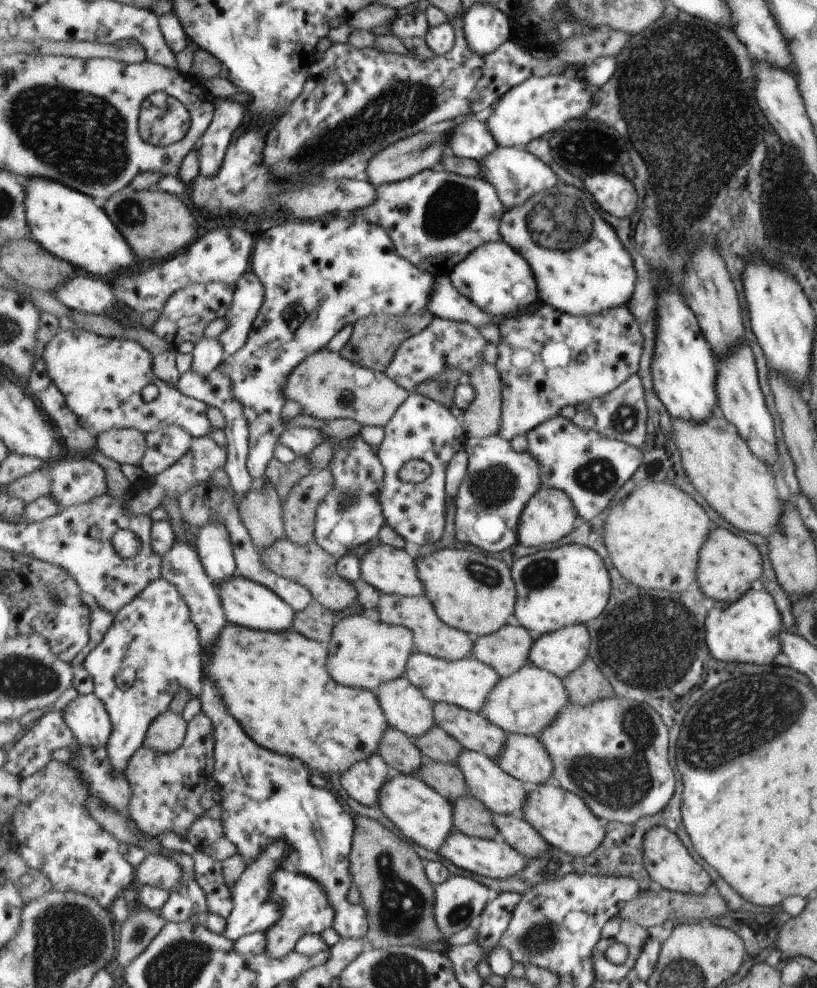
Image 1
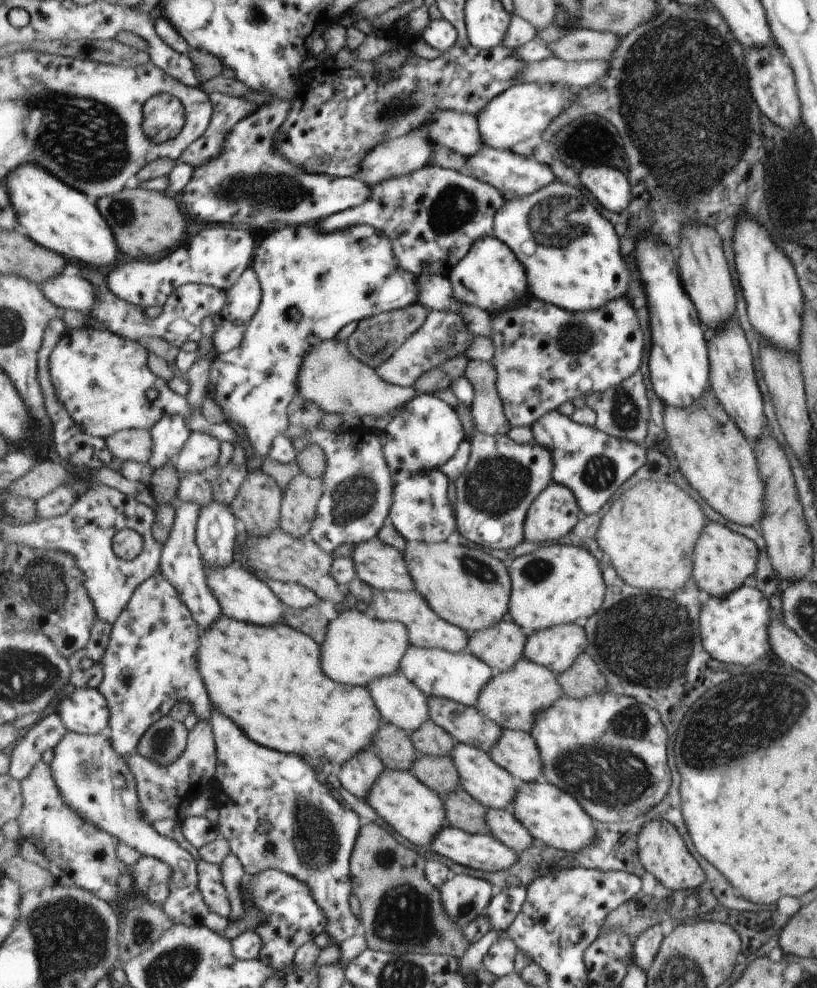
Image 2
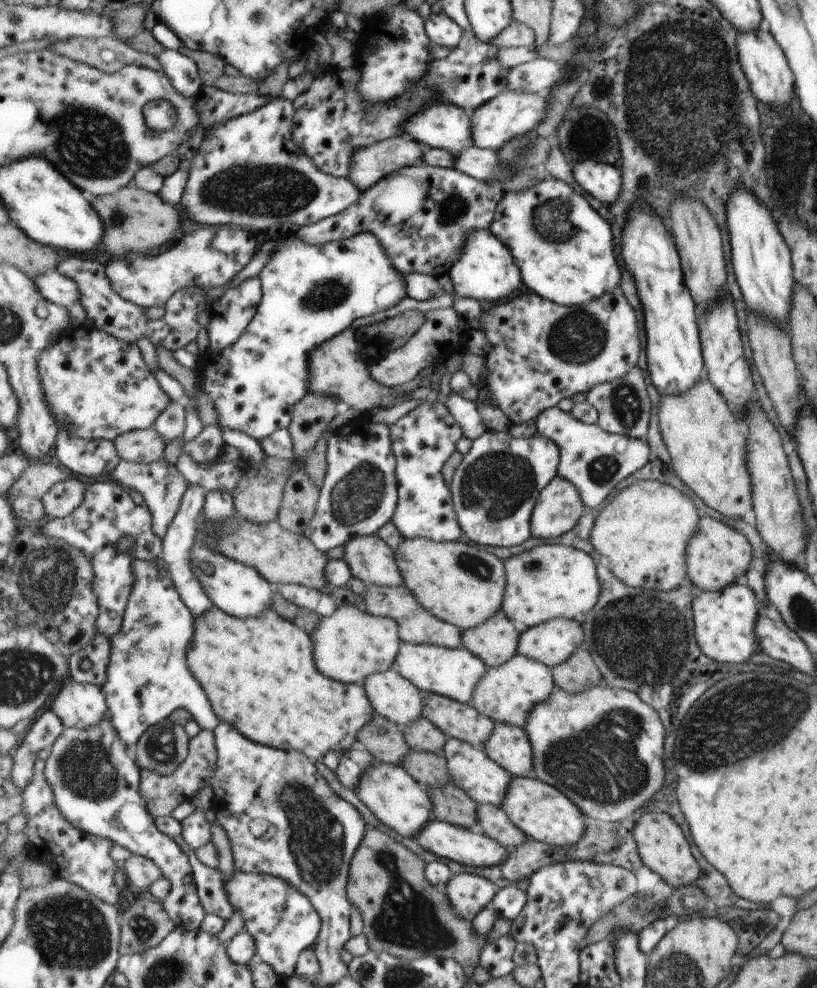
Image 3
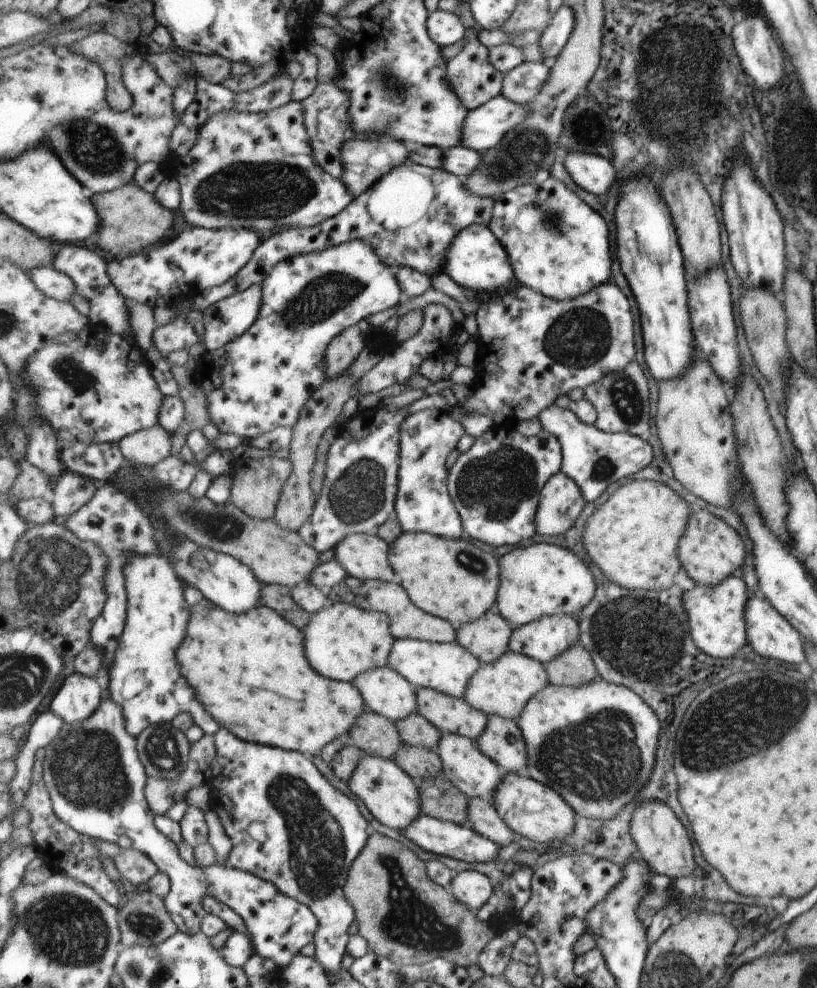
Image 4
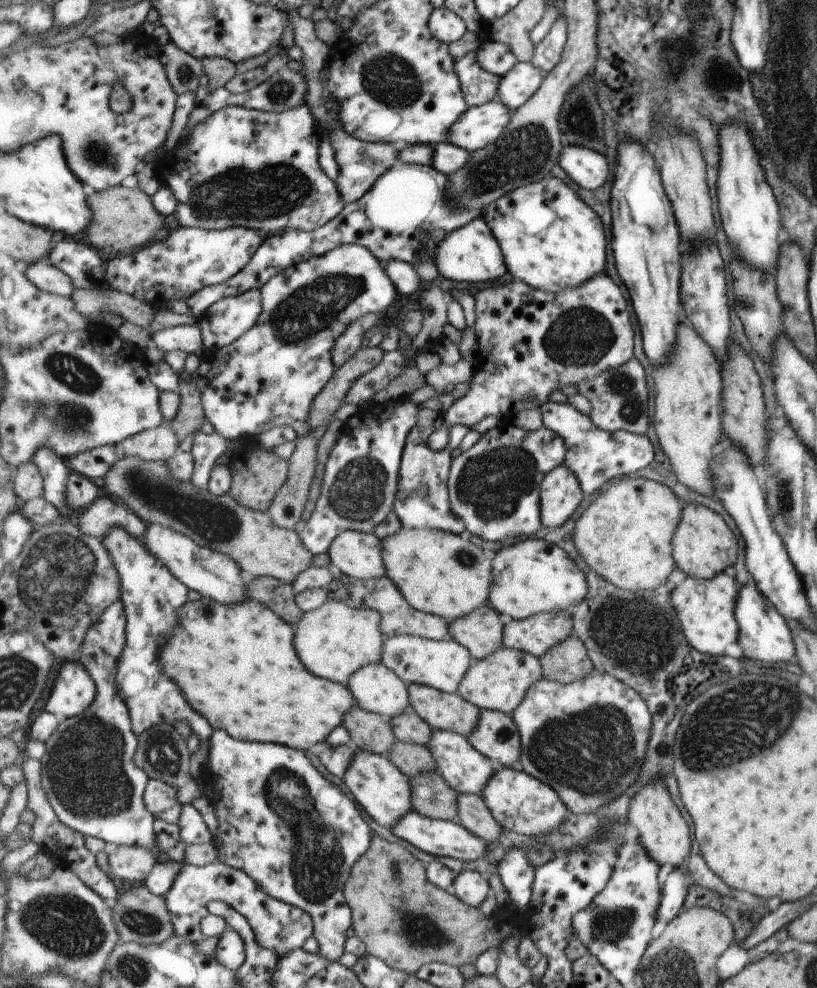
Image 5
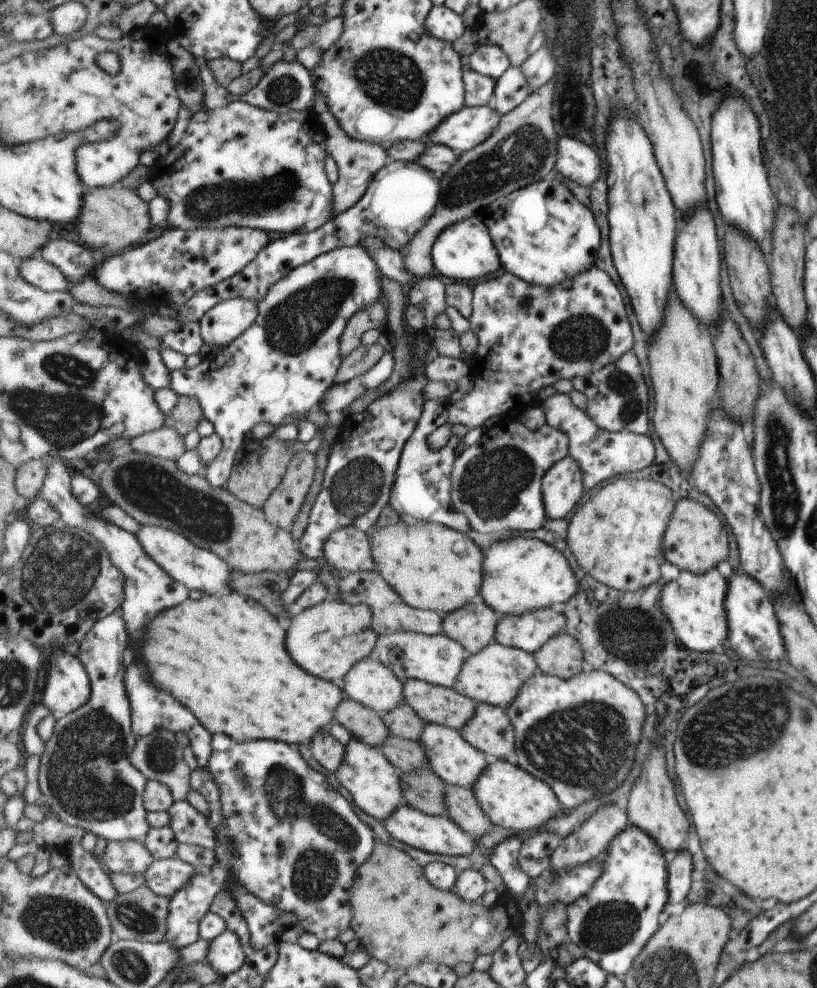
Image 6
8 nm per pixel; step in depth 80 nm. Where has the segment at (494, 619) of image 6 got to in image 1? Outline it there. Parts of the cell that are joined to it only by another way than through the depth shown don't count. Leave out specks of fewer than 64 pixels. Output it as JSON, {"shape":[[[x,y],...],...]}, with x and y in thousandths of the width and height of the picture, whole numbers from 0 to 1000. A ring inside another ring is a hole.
{"shape":[[[630,629],[607,641],[581,646],[578,664],[602,674],[613,685],[622,685],[641,675],[647,668],[654,644]]]}

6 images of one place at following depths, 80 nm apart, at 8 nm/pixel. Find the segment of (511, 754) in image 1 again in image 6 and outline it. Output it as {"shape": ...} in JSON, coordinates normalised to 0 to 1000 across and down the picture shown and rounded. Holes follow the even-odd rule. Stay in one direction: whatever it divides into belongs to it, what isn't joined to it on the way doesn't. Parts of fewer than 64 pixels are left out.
{"shape":[[[583,712],[583,723],[563,740],[581,757],[617,768],[632,759],[632,739],[616,716]]]}

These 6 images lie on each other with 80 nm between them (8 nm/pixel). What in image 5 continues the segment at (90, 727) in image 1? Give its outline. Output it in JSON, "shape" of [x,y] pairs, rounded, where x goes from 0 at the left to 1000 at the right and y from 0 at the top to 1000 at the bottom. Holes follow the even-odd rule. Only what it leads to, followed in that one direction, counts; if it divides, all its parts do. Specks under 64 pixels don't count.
{"shape":[[[81,669],[66,688],[65,702],[54,718],[75,729],[99,725],[114,713],[119,693],[98,669]]]}

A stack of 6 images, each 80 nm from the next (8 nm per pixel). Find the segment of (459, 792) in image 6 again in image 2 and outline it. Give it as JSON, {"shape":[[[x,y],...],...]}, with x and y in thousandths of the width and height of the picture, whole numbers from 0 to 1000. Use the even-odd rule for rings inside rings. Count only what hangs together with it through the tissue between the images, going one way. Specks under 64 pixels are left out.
{"shape":[[[599,819],[596,834],[599,834],[600,844],[607,850],[613,850],[613,852],[638,865],[647,860],[650,856],[656,856],[660,853],[646,836],[630,826],[628,819]]]}

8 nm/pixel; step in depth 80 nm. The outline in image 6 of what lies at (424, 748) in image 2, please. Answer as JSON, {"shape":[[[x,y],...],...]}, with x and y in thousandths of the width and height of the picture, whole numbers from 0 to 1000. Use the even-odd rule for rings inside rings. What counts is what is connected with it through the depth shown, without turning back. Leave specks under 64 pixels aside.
{"shape":[[[497,709],[490,713],[490,716],[468,723],[468,726],[479,743],[507,750],[514,749],[521,734],[521,731]]]}

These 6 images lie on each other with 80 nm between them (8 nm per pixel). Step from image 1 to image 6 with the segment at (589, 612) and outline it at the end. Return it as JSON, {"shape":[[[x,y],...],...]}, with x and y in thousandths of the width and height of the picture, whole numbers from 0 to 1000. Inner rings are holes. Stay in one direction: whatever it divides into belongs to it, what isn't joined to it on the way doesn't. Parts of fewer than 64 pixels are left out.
{"shape":[[[640,543],[611,545],[592,558],[592,589],[586,603],[612,623],[641,622],[674,613],[687,614],[710,597],[709,583],[700,576],[695,565],[677,552],[656,545]]]}

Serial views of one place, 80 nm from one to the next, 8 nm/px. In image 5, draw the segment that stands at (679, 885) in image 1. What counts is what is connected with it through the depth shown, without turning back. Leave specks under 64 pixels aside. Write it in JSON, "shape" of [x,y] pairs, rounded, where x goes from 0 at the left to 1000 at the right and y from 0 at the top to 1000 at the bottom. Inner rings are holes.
{"shape":[[[809,788],[794,789],[780,802],[771,814],[769,830],[778,838],[786,857],[800,871],[809,877],[819,874],[823,879],[836,877],[834,872],[843,862],[843,840]]]}

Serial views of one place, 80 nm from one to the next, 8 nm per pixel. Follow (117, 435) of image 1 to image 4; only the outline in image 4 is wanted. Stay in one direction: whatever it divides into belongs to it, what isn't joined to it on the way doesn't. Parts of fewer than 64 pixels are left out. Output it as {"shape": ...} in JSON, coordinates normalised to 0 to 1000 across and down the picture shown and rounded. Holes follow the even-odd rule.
{"shape":[[[191,430],[176,434],[147,446],[147,453],[154,468],[162,470],[193,470],[209,462],[211,439]]]}

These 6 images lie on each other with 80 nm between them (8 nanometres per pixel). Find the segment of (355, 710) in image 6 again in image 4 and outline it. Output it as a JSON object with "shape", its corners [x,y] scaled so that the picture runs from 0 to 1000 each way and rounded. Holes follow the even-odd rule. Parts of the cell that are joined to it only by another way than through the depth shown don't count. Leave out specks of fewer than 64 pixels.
{"shape":[[[453,719],[437,729],[427,746],[447,762],[481,769],[494,753],[483,731]]]}

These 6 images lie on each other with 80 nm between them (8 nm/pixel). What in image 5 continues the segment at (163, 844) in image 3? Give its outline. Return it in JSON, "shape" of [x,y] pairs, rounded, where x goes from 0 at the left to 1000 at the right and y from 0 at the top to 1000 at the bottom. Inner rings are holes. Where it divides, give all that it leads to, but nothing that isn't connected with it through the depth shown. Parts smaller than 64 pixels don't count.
{"shape":[[[136,502],[121,503],[93,527],[103,539],[124,547],[127,547],[135,534],[151,533],[176,551],[181,536],[181,531],[168,519]],[[151,608],[137,611],[126,623],[109,637],[104,647],[98,670],[105,674],[119,693],[119,704],[114,713],[99,725],[73,730],[70,741],[55,751],[59,761],[50,769],[54,773],[51,793],[62,810],[70,826],[88,839],[106,846],[125,849],[133,857],[142,855],[170,855],[188,862],[193,871],[209,871],[193,857],[191,851],[191,826],[180,818],[176,804],[184,787],[181,782],[168,775],[165,764],[171,755],[171,746],[162,736],[160,719],[149,705],[143,692],[148,663],[157,654],[157,624]],[[271,870],[250,878],[225,874],[212,899],[202,908],[211,927],[213,945],[237,954],[251,949],[246,942],[246,931],[255,925],[253,915],[258,911],[271,911],[291,921],[305,932],[318,957],[339,963],[343,970],[373,957],[376,949],[384,947],[384,933],[377,923],[330,908],[301,883],[286,880]]]}

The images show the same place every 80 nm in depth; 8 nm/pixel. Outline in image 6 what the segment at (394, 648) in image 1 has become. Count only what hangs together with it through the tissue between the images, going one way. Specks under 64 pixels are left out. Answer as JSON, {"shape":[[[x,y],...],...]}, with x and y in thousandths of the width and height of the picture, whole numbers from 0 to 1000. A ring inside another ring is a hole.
{"shape":[[[401,605],[398,609],[381,615],[364,616],[360,618],[355,628],[355,635],[351,638],[353,659],[359,662],[359,668],[364,668],[364,672],[383,684],[417,692],[435,672],[459,660],[465,642],[461,642],[459,636],[457,636],[457,626],[455,615],[452,615],[452,612],[447,610],[430,612],[417,607],[417,605]]]}

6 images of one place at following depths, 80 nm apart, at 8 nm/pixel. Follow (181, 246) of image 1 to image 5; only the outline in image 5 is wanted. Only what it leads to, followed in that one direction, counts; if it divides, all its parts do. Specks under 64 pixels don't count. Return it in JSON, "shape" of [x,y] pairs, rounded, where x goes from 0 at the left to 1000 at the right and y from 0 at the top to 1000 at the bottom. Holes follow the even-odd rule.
{"shape":[[[164,184],[109,197],[108,207],[114,218],[113,226],[105,233],[109,245],[136,261],[171,252],[173,247],[180,248],[202,227],[202,219],[190,211],[187,201]]]}

